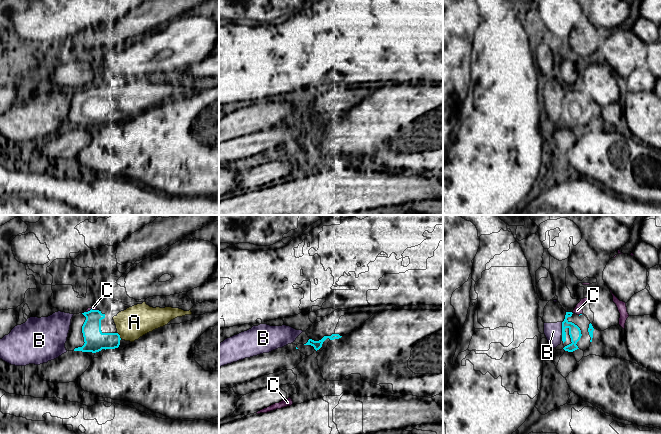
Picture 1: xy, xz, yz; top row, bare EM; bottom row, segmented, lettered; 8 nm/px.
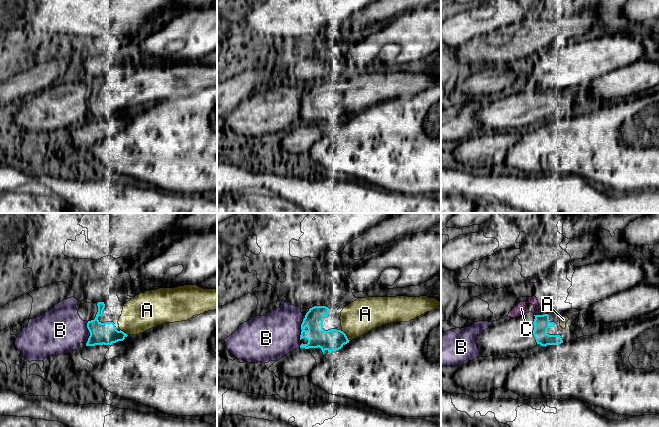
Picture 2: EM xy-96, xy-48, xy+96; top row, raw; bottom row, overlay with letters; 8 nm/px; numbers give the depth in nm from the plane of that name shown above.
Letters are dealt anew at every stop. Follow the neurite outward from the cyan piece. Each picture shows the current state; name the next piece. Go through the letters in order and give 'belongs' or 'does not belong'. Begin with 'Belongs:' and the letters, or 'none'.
Belongs: A
A: belongs
B: does not belong
C: does not belong

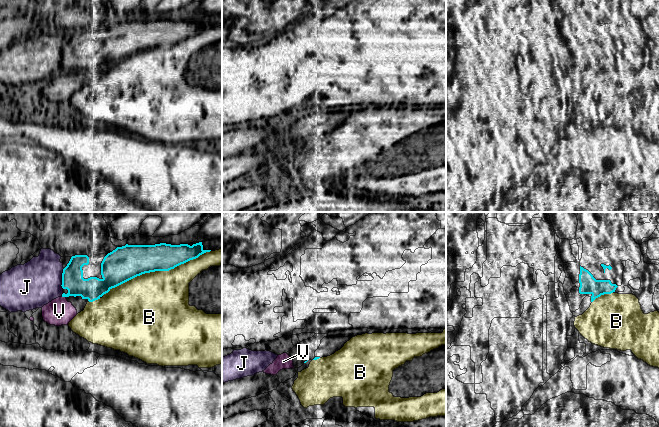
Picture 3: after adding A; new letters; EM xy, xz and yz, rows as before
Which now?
Belongs: none
B: does not belong
J: does not belong
V: does not belong

